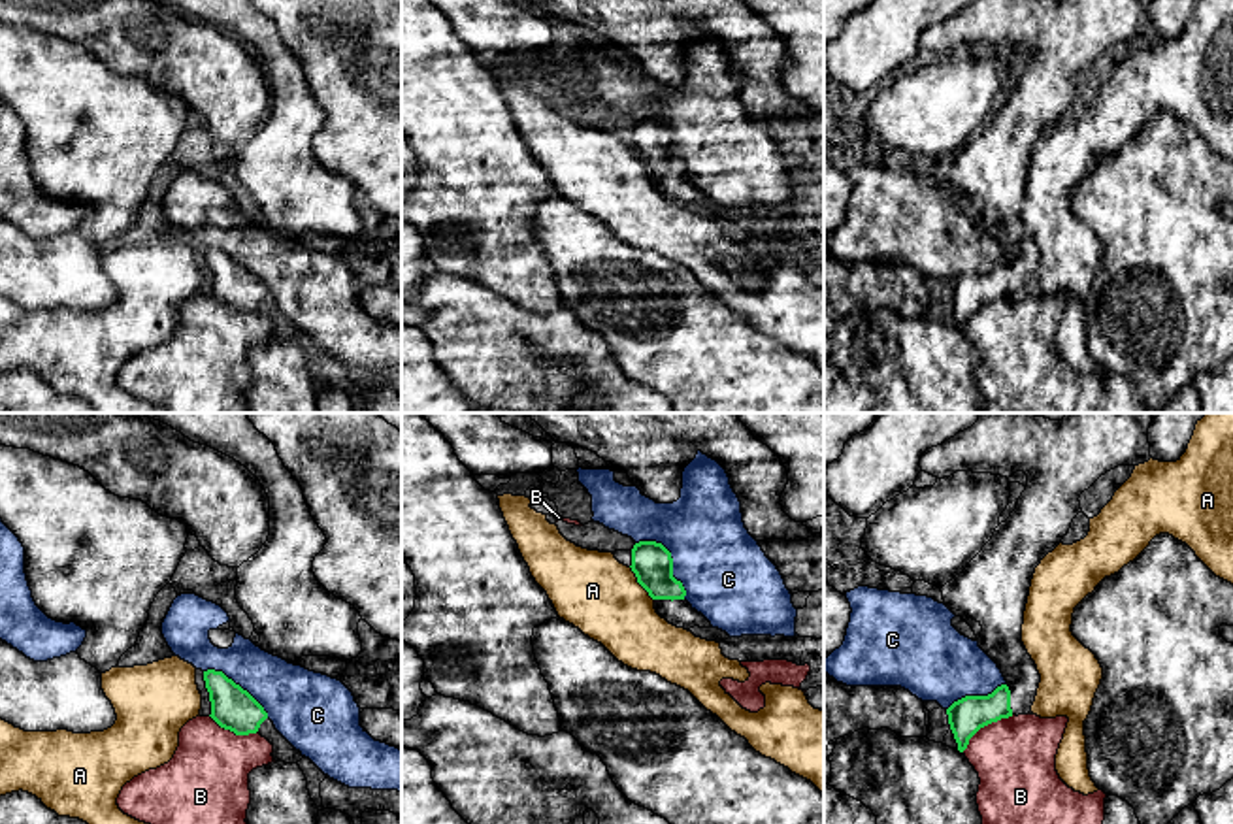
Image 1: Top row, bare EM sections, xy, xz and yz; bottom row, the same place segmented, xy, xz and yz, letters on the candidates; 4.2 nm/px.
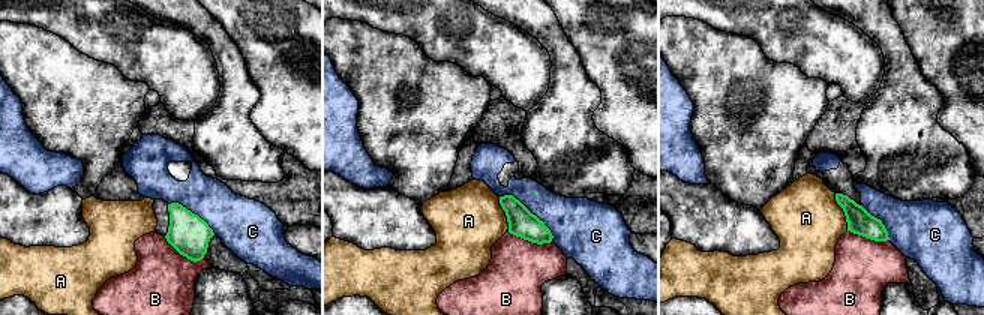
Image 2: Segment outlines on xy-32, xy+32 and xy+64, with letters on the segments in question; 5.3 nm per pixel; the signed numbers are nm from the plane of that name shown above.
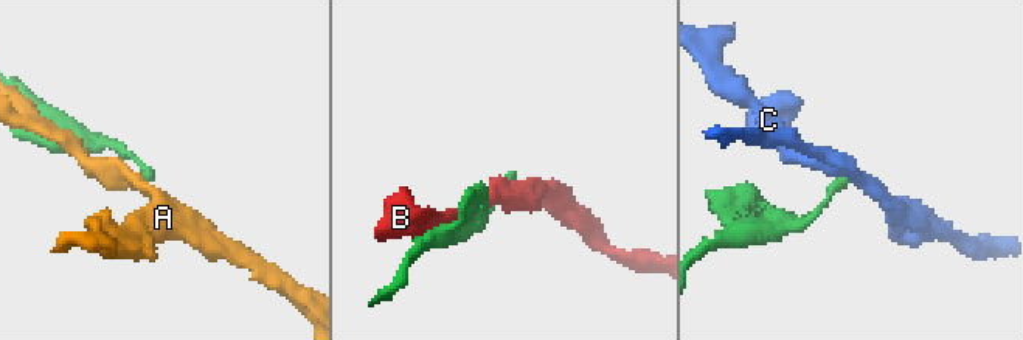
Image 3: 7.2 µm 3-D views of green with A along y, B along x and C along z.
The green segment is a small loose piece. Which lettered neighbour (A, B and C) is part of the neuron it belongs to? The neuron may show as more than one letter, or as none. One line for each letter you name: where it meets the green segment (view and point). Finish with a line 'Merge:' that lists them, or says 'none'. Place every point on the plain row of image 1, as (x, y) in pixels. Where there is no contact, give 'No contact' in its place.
Merge: none

